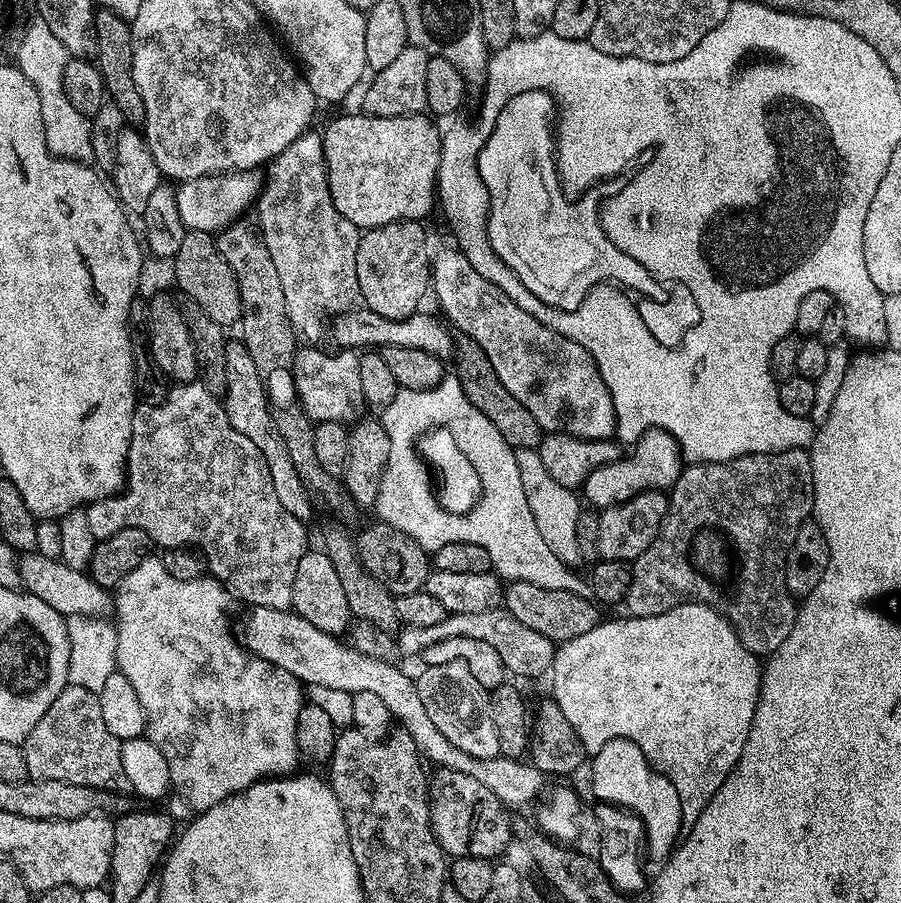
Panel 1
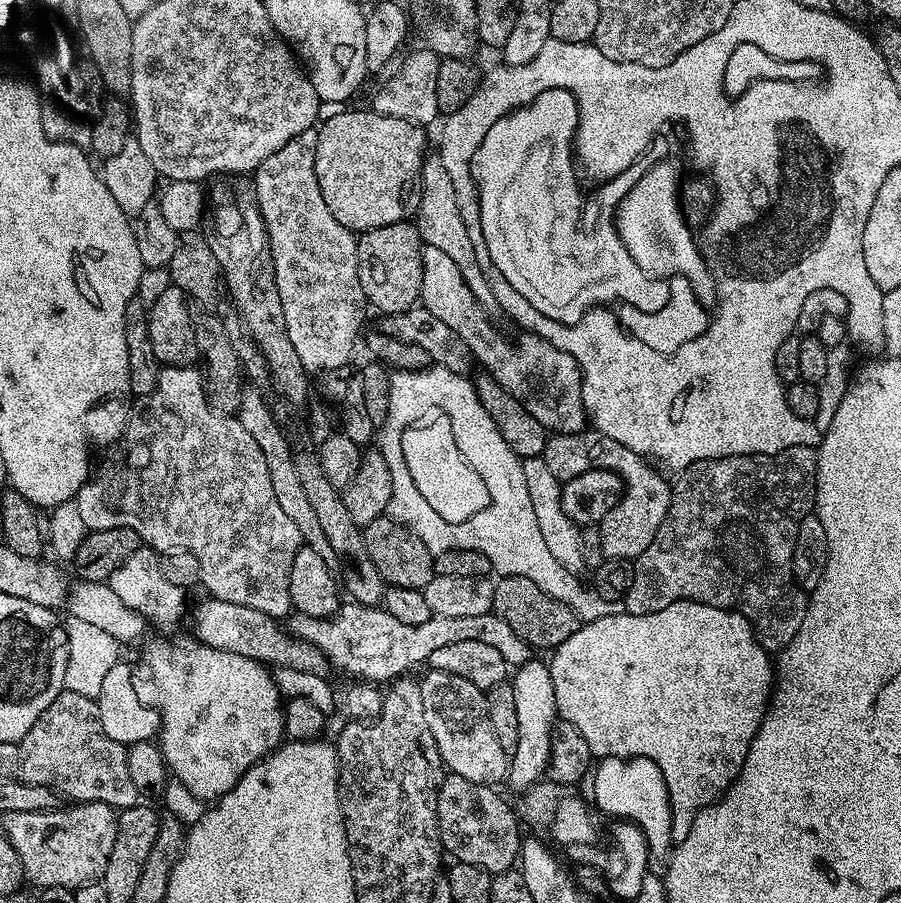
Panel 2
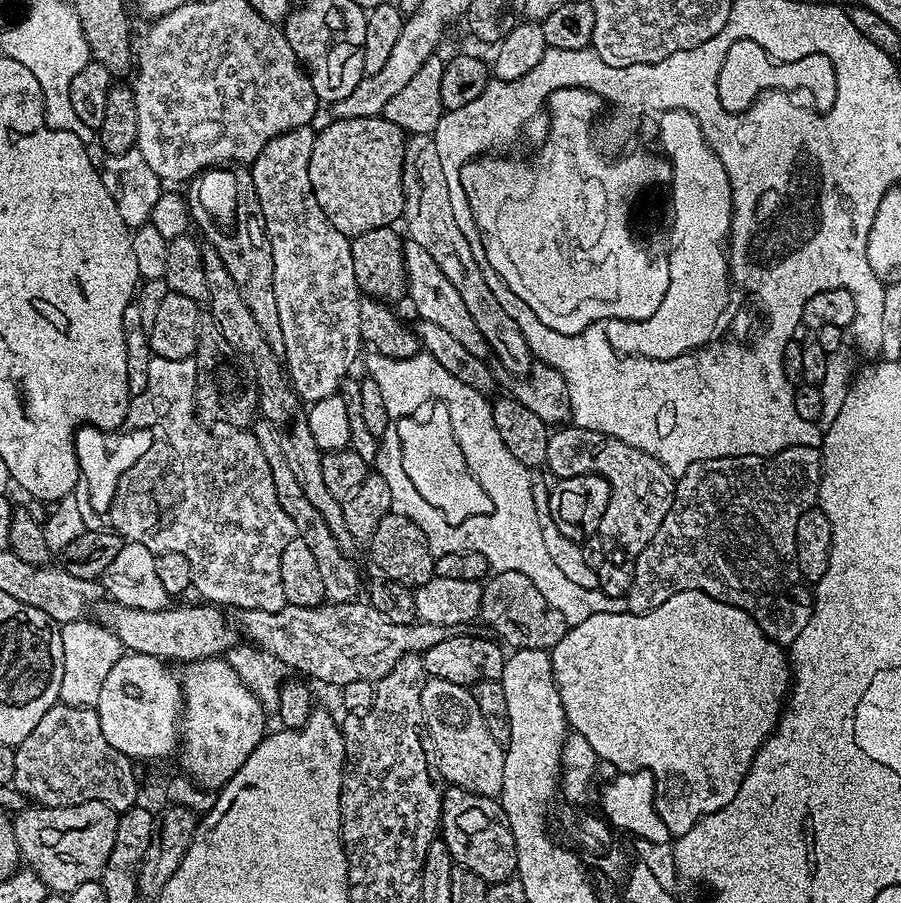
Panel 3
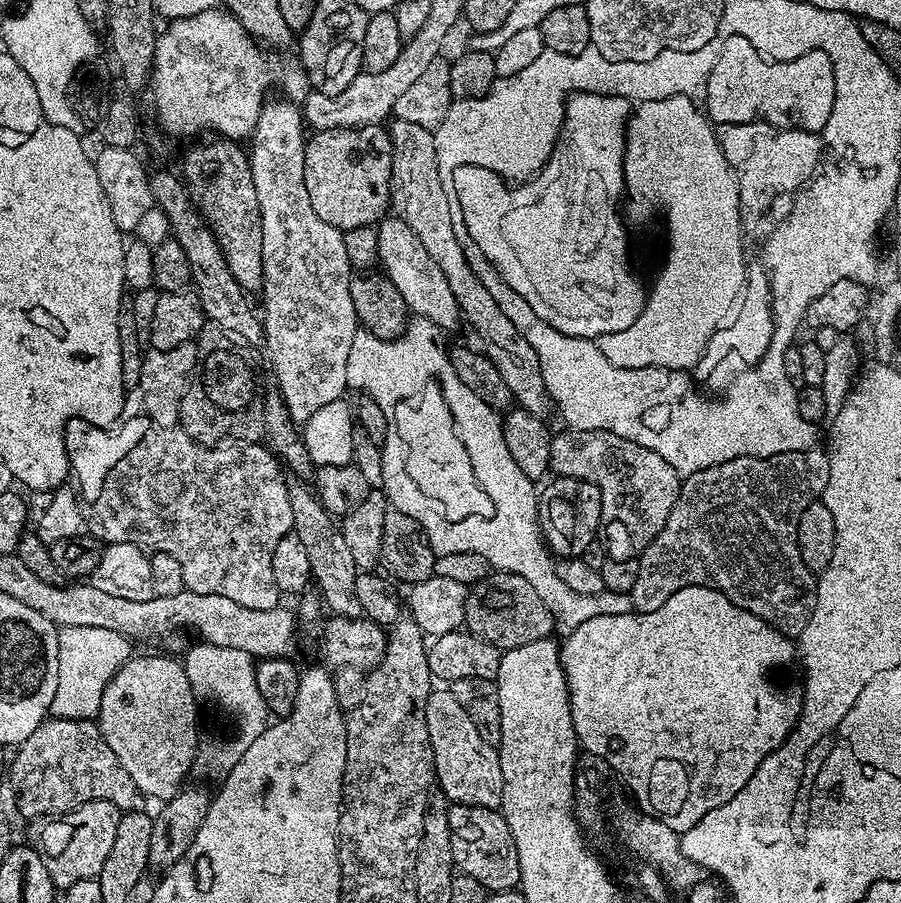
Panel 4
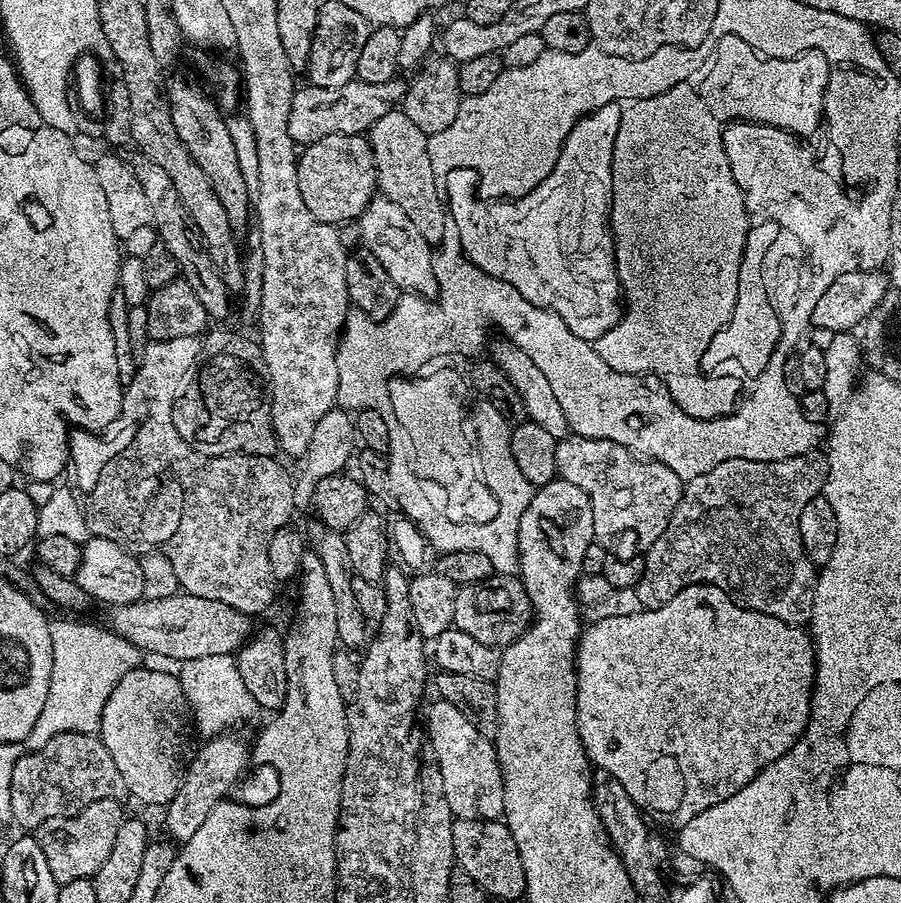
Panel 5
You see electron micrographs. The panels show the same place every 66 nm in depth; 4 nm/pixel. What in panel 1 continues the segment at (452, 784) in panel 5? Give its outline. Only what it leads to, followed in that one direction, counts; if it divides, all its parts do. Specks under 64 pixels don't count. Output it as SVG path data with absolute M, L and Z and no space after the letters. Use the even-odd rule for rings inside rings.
M446 662L443 666L427 666L421 676L415 677L418 694L422 698L422 706L426 706L426 714L430 714L434 726L442 730L446 742L458 746L466 754L474 758L489 760L500 755L498 750L498 734L494 730L494 710L492 709L492 693L470 674L470 670L458 662Z

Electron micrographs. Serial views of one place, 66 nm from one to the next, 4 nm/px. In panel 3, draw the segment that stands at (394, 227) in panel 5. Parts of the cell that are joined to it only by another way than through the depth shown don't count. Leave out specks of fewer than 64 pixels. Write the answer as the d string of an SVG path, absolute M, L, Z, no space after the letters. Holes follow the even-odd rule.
M411 242L403 245L403 253L407 295L412 298L412 304L416 307L415 315L421 320L442 326L442 330L447 330L456 341L462 342L462 346L466 346L470 354L487 357L490 349L486 338L482 336L482 330L478 330L478 326L474 324L474 318L470 318L470 310L466 310L466 302L462 302L462 294L458 294L454 282L446 278L438 262L434 262L434 258L430 258L430 254L422 250L422 246Z

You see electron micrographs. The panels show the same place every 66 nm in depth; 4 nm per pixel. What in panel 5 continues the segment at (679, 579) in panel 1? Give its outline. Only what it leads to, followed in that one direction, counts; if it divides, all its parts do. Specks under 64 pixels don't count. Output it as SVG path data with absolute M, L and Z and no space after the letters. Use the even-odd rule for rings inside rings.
M813 450L806 454L798 454L794 458L782 458L781 460L771 460L770 462L758 462L757 460L747 460L746 458L727 460L710 470L706 470L706 474L698 474L694 478L687 480L684 484L684 492L680 495L678 506L674 510L672 517L668 520L666 530L643 553L644 569L642 570L642 578L635 586L641 609L651 610L662 606L666 602L670 602L670 598L674 598L674 594L678 594L686 586L713 584L722 589L727 596L731 596L737 604L743 604L745 608L761 612L762 614L770 614L774 618L778 618L782 622L793 626L807 625L812 618L818 568L817 565L810 562L810 558L804 552L802 538L798 530L798 518L802 514L802 506L806 506L806 502L810 502L810 498L823 493L827 477L827 455L823 451Z

